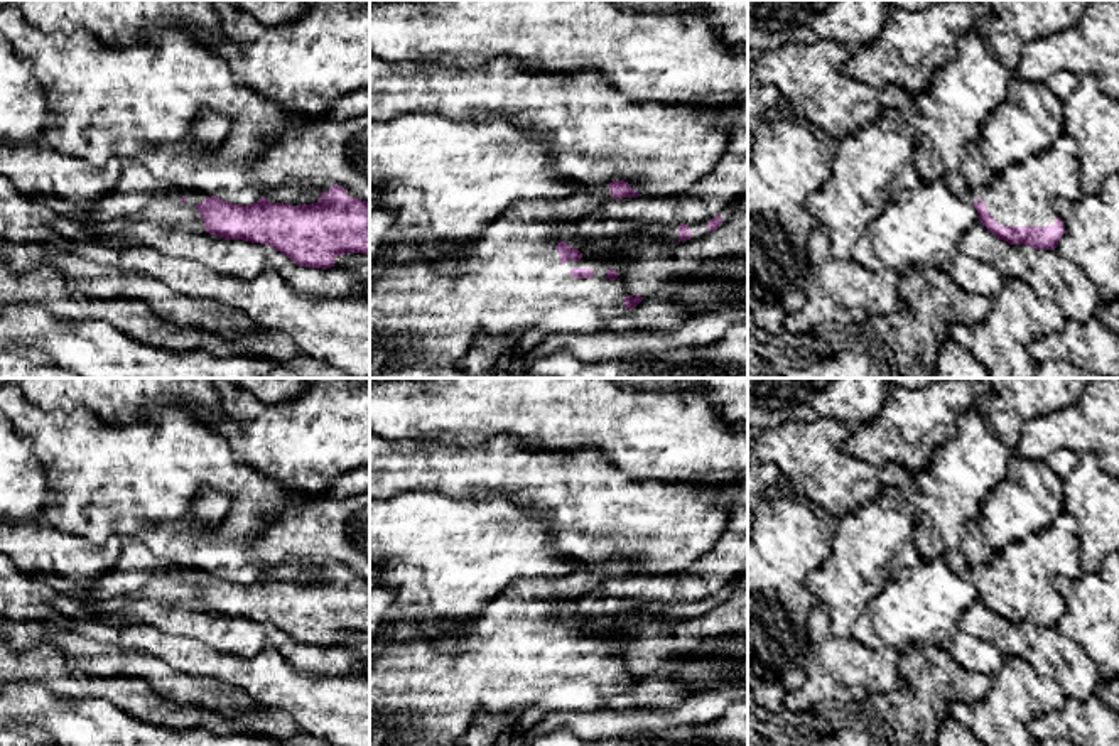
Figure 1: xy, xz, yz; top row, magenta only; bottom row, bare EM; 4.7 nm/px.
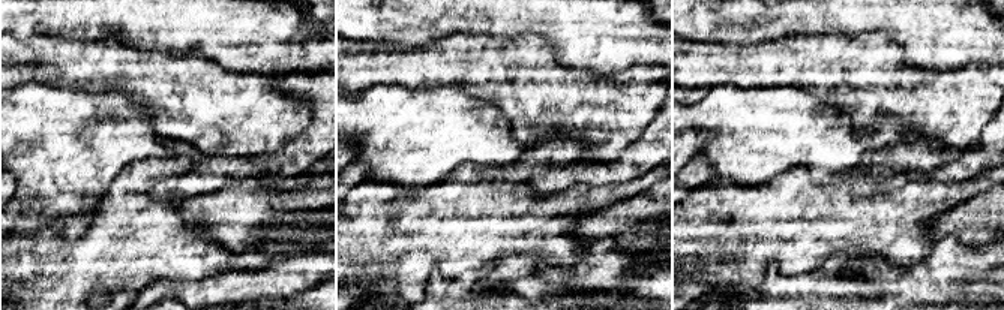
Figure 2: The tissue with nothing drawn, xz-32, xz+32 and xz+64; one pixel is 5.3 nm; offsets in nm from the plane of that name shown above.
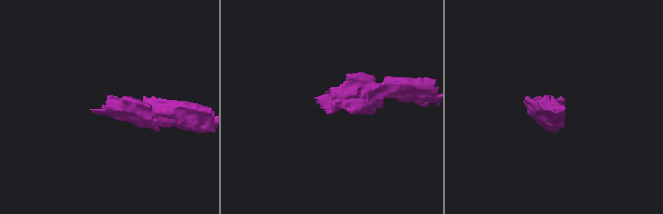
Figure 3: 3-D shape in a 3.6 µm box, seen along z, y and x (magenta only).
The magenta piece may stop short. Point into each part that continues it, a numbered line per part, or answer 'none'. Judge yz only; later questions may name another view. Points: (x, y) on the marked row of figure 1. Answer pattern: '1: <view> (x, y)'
1: yz (1021, 194)

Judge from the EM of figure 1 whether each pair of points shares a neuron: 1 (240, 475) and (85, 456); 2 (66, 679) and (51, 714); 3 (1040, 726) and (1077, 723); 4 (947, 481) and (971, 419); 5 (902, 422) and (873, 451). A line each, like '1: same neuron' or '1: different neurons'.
1: same neuron
2: different neurons
3: same neuron
4: same neuron
5: same neuron

